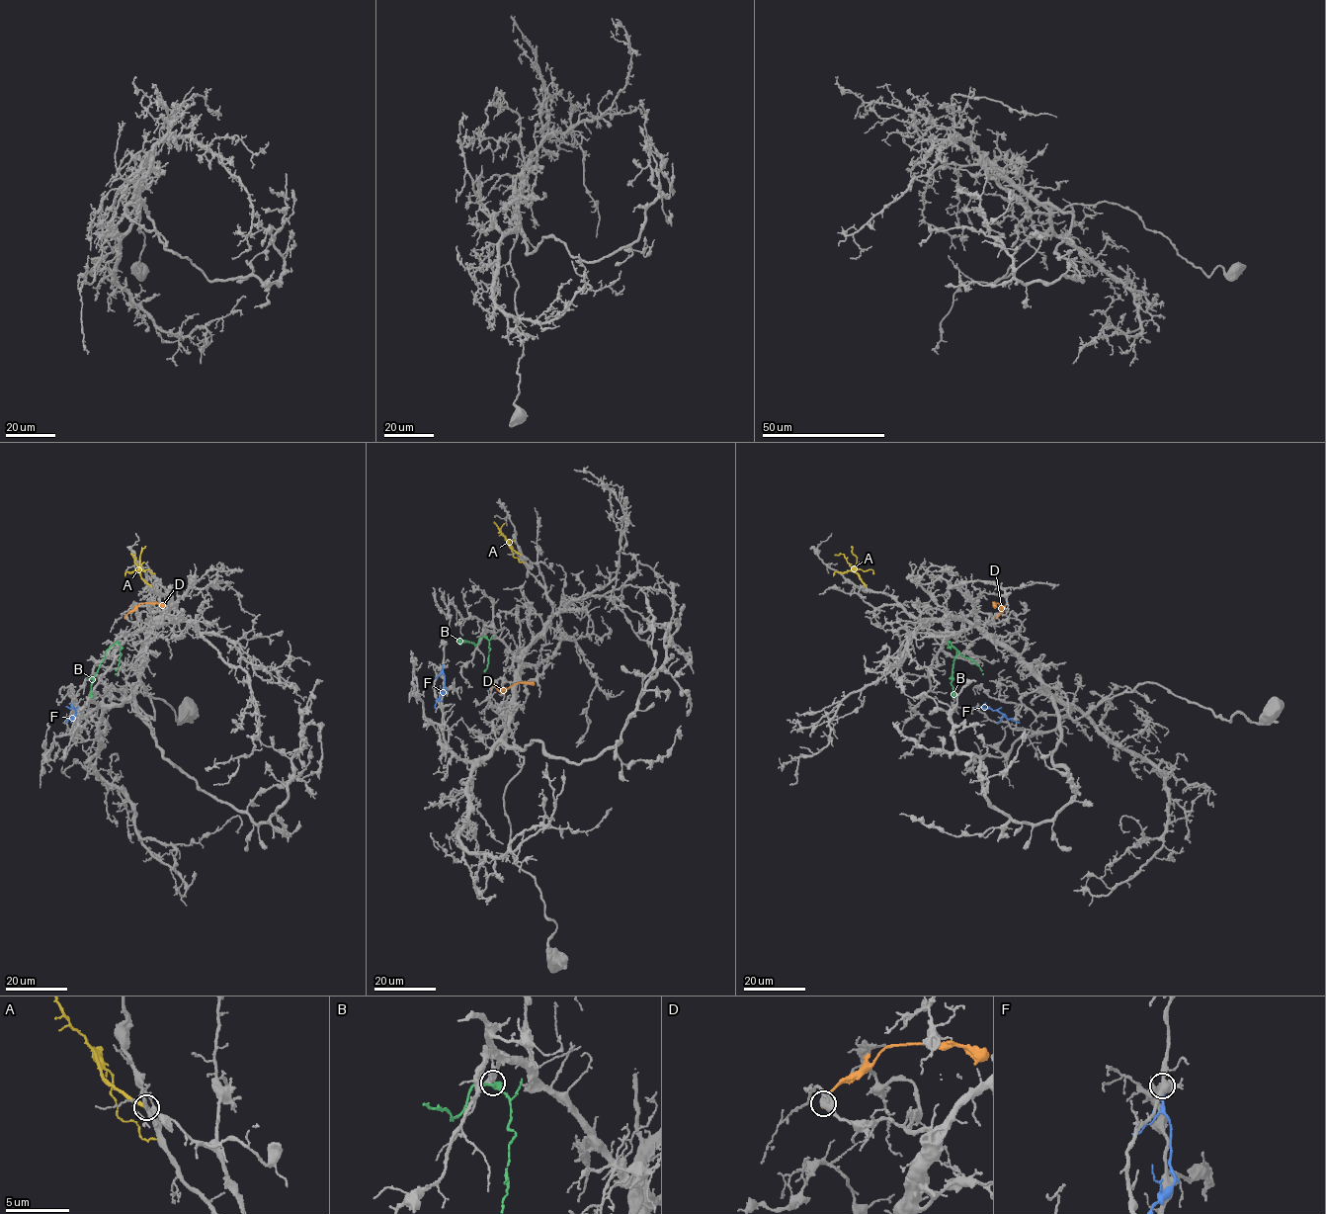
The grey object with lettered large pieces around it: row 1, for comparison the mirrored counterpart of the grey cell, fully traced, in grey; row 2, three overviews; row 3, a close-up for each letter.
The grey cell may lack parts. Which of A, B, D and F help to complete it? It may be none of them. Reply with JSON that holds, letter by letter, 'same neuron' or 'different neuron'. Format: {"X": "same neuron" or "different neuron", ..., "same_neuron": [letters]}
{"A": "same neuron", "B": "different neuron", "D": "different neuron", "F": "different neuron", "same_neuron": ["A"]}

